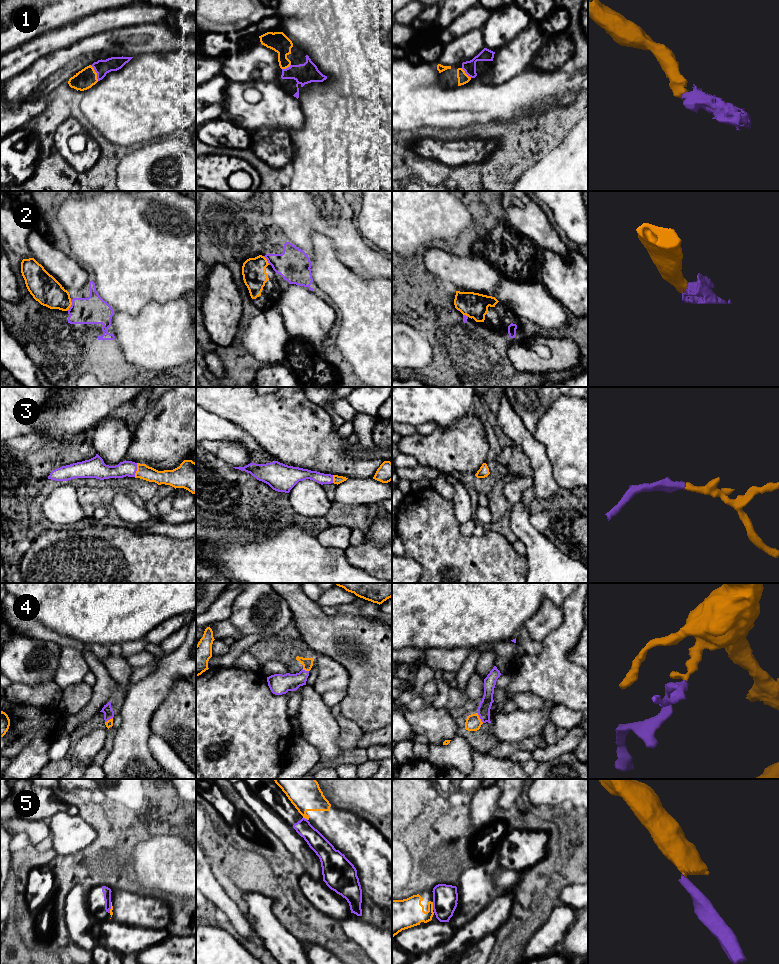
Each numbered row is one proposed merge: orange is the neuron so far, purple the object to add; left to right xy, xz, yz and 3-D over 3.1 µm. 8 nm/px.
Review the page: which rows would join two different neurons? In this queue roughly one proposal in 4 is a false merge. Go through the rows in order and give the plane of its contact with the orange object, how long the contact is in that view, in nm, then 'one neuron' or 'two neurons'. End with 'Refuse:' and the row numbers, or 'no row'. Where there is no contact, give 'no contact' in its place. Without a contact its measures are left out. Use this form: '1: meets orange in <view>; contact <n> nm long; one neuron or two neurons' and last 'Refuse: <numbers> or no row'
1: meets orange in xy; contact 140 nm long; one neuron
2: meets orange in xy; contact 100 nm long; one neuron
3: meets orange in xy; contact 110 nm long; one neuron
4: meets orange in yz; contact 100 nm long; one neuron
5: meets orange in yz; contact 60 nm long; two neurons
Refuse: 5

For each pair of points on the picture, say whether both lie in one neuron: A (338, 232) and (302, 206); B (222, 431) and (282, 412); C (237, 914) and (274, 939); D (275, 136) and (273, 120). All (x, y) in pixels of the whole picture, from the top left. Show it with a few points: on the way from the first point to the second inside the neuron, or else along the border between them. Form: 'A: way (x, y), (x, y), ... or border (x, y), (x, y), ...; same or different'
A: way (329, 223), (320, 220), (311, 211); same
B: border (218, 415), (242, 427), (256, 442); different
C: border (243, 913), (262, 942); different
D: border (251, 130), (286, 129), (289, 132); different

